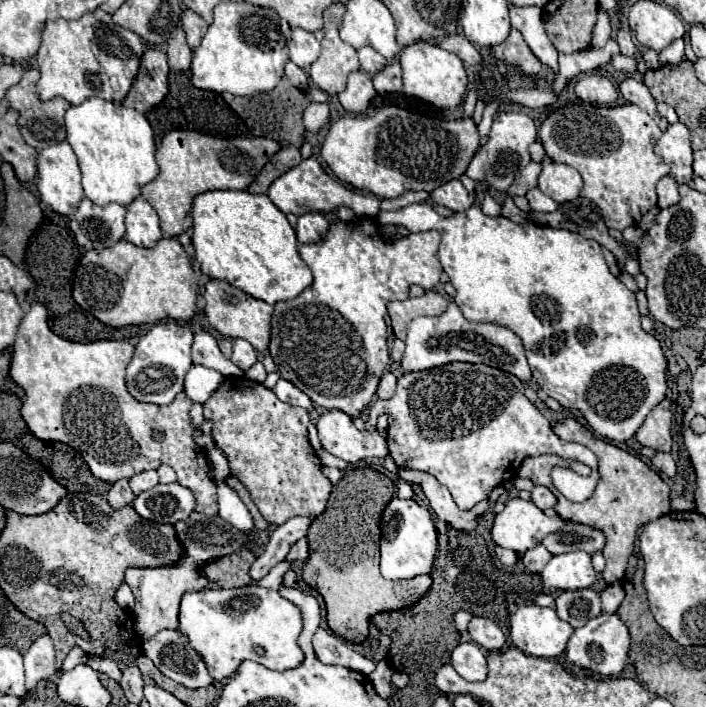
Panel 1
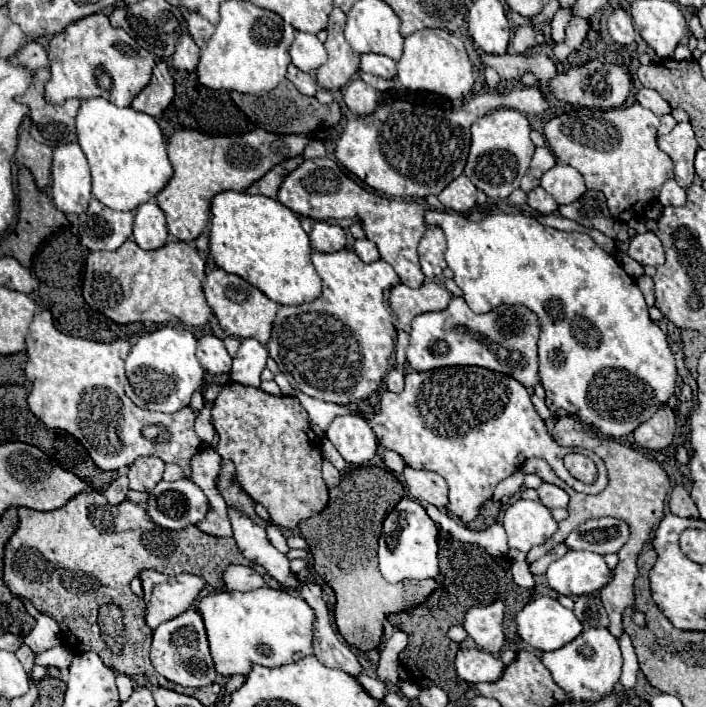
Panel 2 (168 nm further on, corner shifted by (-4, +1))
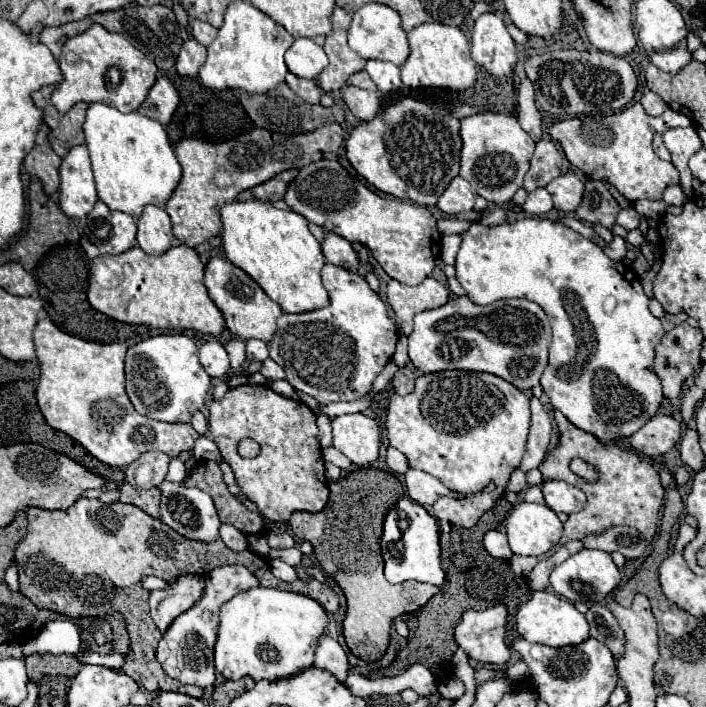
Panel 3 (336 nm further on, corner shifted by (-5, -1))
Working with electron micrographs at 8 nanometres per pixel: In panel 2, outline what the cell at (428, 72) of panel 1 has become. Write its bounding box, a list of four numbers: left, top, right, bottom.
[398,28,474,100]

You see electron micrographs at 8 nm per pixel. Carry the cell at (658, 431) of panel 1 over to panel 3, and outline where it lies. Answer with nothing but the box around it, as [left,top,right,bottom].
[631,414,681,456]

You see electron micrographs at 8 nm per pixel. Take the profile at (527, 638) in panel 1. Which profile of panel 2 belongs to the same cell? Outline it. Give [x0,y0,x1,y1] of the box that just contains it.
[516,596,582,652]

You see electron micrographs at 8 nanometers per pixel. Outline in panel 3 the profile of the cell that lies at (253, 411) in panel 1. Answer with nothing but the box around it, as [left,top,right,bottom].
[209,386,329,524]

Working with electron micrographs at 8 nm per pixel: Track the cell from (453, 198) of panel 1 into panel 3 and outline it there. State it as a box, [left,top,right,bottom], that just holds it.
[437,176,475,214]

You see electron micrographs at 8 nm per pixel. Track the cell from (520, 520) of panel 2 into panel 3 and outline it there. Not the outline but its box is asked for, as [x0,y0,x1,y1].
[505,502,563,556]

